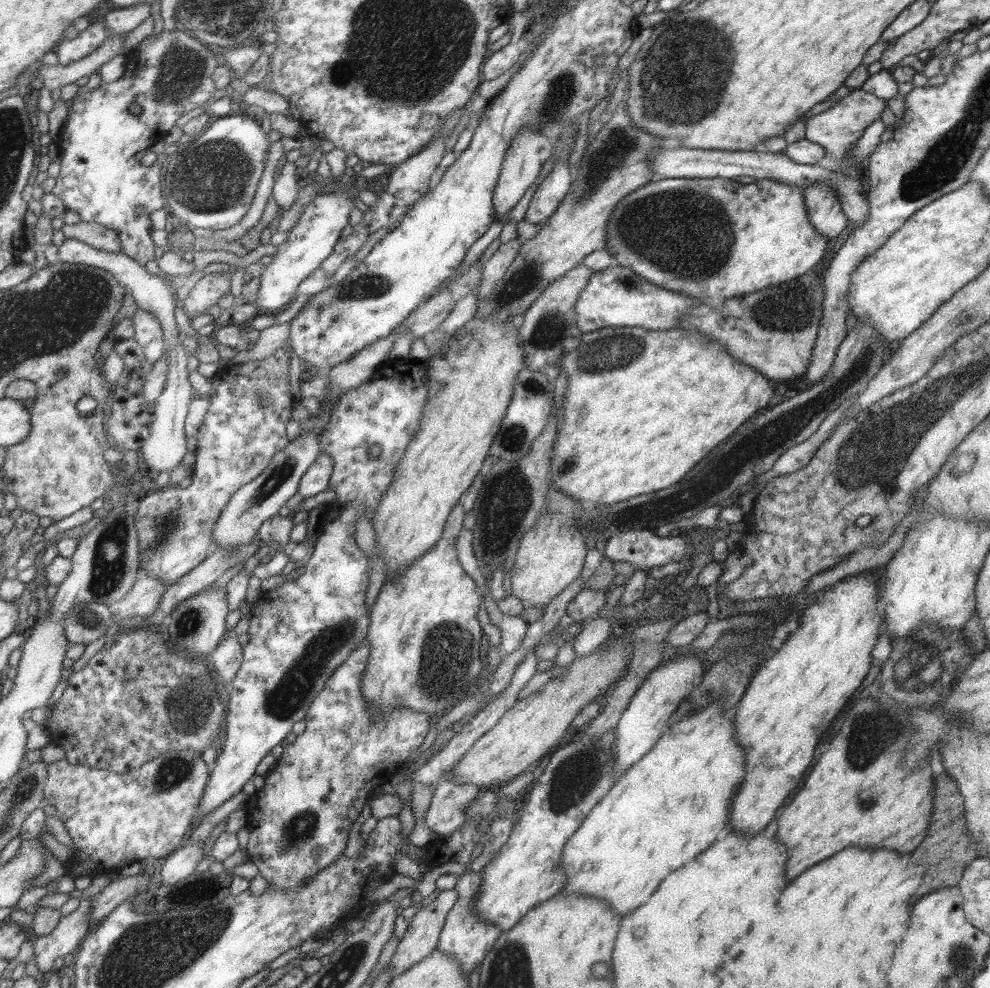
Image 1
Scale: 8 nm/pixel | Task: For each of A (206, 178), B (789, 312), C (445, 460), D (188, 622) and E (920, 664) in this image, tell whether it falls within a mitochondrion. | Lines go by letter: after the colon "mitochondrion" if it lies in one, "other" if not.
A: mitochondrion
B: mitochondrion
C: other
D: mitochondrion
E: mitochondrion

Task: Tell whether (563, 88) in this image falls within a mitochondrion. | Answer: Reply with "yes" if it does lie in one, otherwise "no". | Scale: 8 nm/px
yes

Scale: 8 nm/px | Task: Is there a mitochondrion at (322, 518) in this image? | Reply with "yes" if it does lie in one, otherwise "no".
no

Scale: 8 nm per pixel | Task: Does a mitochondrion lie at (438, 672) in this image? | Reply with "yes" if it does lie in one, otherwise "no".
yes

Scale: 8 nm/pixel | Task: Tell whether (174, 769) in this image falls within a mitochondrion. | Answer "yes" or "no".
yes

